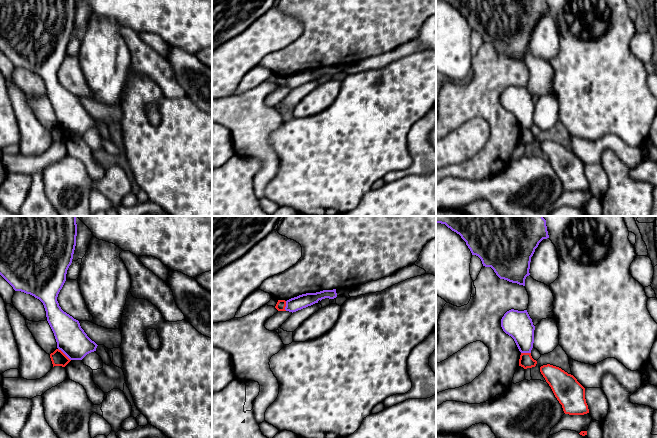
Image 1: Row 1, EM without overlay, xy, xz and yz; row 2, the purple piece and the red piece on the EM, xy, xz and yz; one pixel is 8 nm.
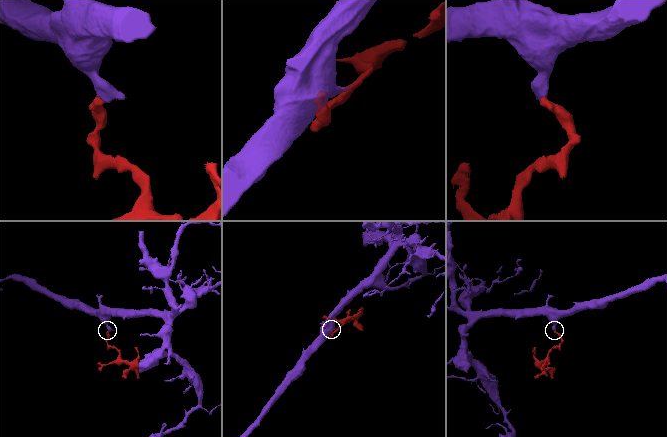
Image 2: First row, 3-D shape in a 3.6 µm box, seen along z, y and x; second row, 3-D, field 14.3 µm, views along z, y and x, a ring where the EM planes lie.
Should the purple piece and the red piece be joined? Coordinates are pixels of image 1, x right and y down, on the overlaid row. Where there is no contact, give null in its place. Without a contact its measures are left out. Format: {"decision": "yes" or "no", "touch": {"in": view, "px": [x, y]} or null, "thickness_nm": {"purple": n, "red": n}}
{"decision": "no", "touch": {"in": "xy", "px": [64, 353]}, "thickness_nm": {"purple": 240, "red": 120}}

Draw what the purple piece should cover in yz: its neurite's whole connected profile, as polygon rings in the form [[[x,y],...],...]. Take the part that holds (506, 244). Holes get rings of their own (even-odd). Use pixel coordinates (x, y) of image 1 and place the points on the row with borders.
[[[436,216],[436,223],[445,224],[452,231],[459,234],[461,238],[466,242],[466,245],[470,249],[472,255],[478,256],[481,259],[483,266],[491,267],[500,279],[504,279],[523,286],[525,286],[526,277],[530,275],[530,262],[535,249],[543,239],[549,238],[546,220],[543,218],[543,216]]]

